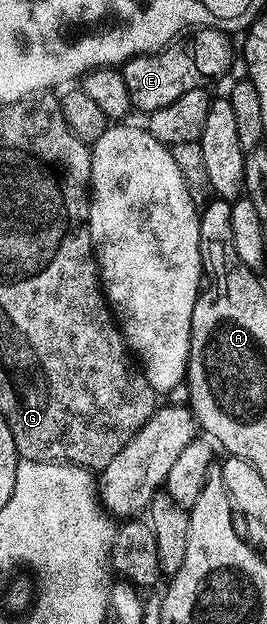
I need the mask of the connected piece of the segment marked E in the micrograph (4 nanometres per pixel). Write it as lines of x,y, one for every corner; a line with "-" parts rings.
201,28
192,31
186,38
176,39
158,52
128,60
121,71
132,109
139,111
140,108
143,114
156,112
161,110
161,106
169,106
173,98
181,98
181,94
194,88
207,88
210,80
221,79
230,70
231,59
237,56
236,49
235,52
231,49
231,40
232,37
220,28

